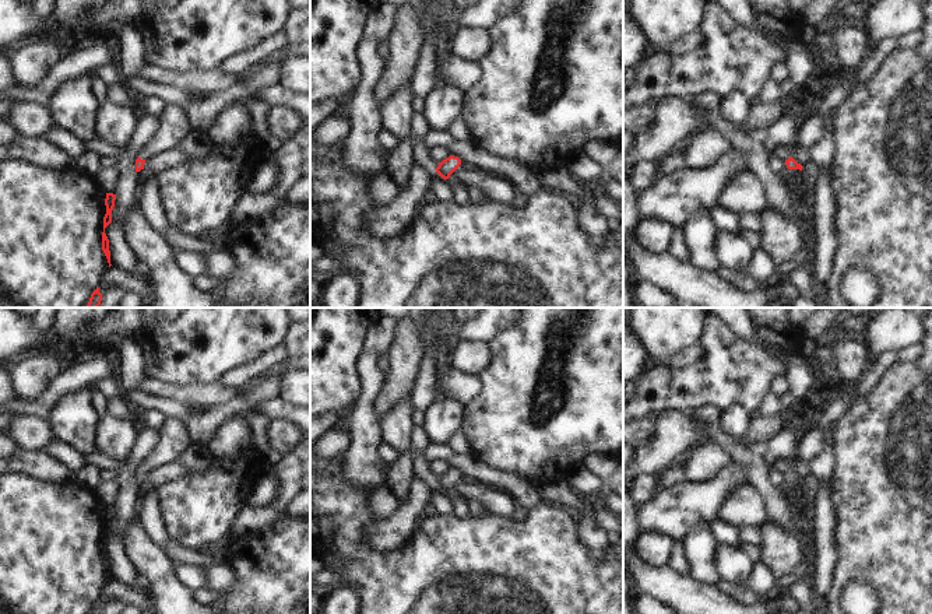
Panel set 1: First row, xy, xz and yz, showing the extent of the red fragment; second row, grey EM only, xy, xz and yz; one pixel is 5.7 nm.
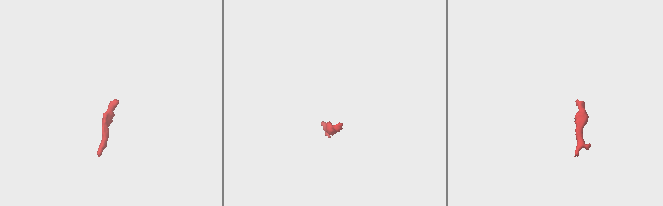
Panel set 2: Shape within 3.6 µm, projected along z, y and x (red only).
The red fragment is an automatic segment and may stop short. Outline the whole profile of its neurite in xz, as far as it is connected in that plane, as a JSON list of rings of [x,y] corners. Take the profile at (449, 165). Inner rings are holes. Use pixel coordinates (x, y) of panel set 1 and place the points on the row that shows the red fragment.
[[[450,155],[449,158],[439,162],[436,172],[444,180],[450,178],[450,175],[461,165],[461,159],[458,157]]]

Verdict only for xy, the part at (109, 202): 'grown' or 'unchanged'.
unchanged

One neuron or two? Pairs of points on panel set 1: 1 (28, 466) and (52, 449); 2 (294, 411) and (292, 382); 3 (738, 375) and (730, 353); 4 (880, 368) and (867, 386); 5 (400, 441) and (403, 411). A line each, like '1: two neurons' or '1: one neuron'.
1: two neurons
2: two neurons
3: one neuron
4: one neuron
5: one neuron

